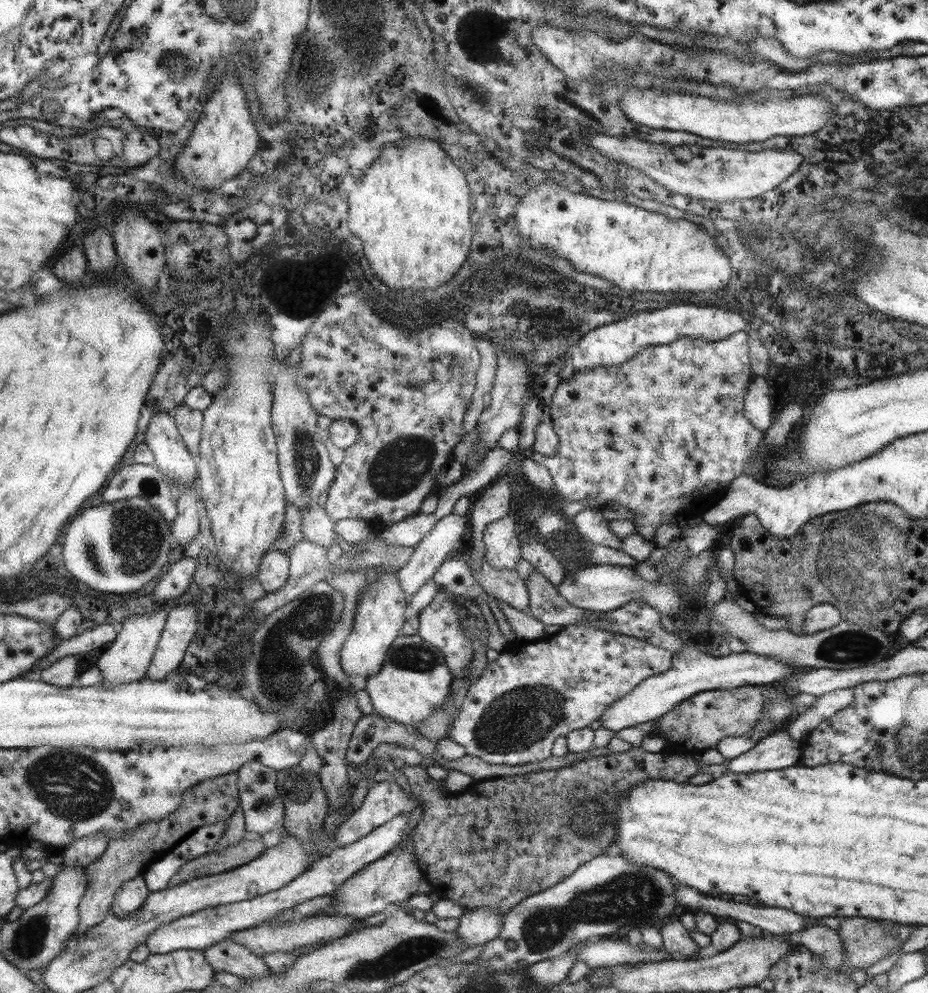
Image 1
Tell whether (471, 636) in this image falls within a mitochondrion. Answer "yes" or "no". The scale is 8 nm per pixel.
no

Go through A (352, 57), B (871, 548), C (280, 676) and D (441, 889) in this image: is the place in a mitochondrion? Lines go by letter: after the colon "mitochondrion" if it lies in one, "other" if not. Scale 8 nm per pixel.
A: mitochondrion
B: mitochondrion
C: mitochondrion
D: other

